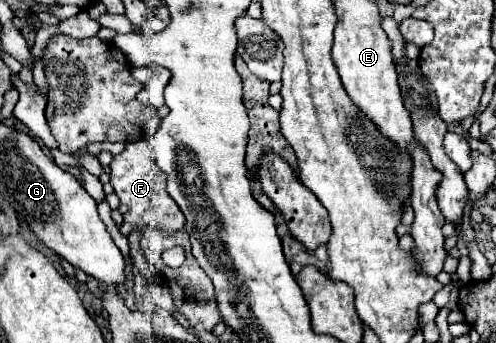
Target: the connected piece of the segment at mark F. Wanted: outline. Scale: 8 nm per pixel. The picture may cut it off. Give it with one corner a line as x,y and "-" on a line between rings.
139,139
131,141
125,145
125,151
113,157
111,163
111,185
119,197
119,211
123,215
123,225
121,233
129,237
133,231
143,235
147,227
157,227
161,229
167,237
179,233
185,227
183,213
179,211
177,203
167,195
165,189
165,179
163,171
155,163
155,151
151,151
151,141
149,139

